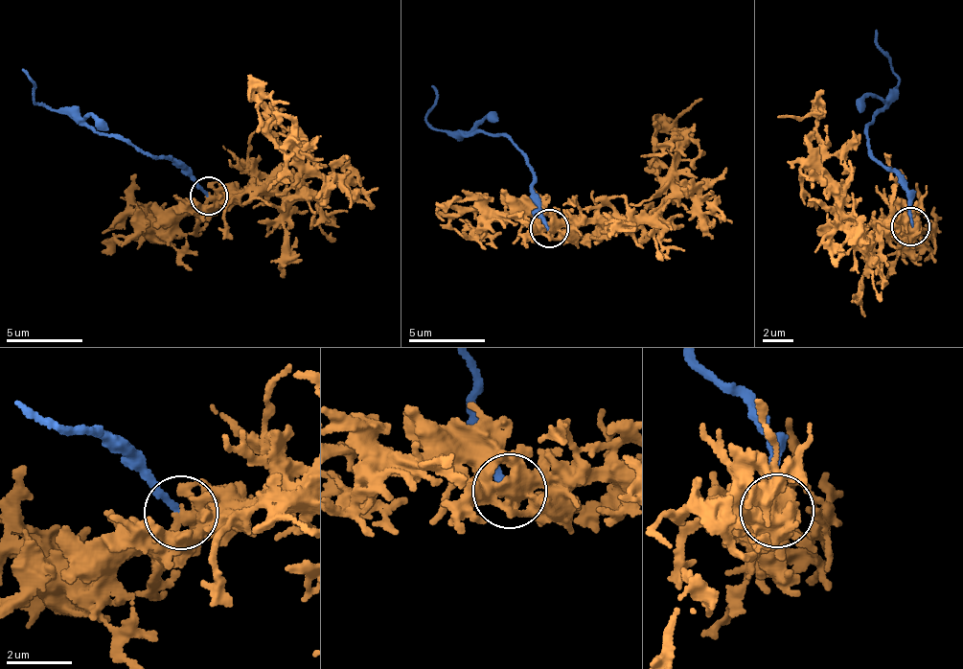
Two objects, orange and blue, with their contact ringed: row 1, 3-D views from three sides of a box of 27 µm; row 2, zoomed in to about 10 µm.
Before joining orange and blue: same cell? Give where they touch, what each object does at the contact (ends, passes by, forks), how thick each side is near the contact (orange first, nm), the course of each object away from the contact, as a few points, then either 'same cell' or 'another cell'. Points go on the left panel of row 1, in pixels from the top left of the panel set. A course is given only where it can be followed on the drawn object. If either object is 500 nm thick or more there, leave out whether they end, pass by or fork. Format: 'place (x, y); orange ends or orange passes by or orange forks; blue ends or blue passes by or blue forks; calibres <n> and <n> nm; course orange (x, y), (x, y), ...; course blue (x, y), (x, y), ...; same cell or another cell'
place (208, 196); orange ends; blue ends; calibres 400 and 200 nm; course orange (210, 196), (295, 193), (301, 171), (294, 155), (266, 130), (257, 106), (271, 97), (288, 103); course blue (206, 196), (197, 178), (120, 138), (98, 135), (49, 110), (35, 101), (23, 69); another cell

